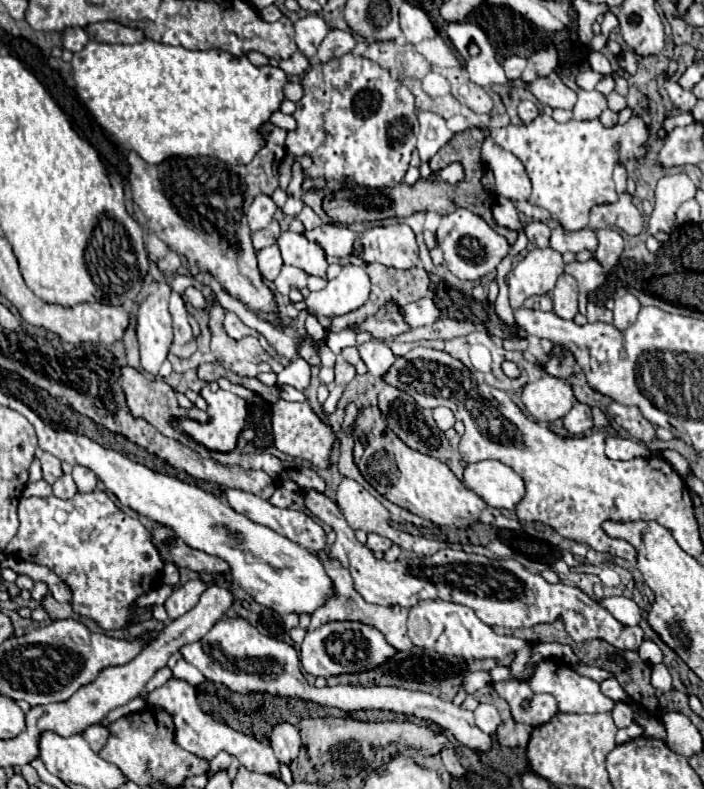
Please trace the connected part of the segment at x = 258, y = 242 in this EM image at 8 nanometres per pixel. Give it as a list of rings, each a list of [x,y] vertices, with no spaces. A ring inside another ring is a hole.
[[[275,220],[267,228],[263,228],[259,232],[253,232],[253,246],[255,246],[255,250],[263,250],[263,248],[275,244],[279,234],[281,234],[281,230],[279,230],[279,224]]]

